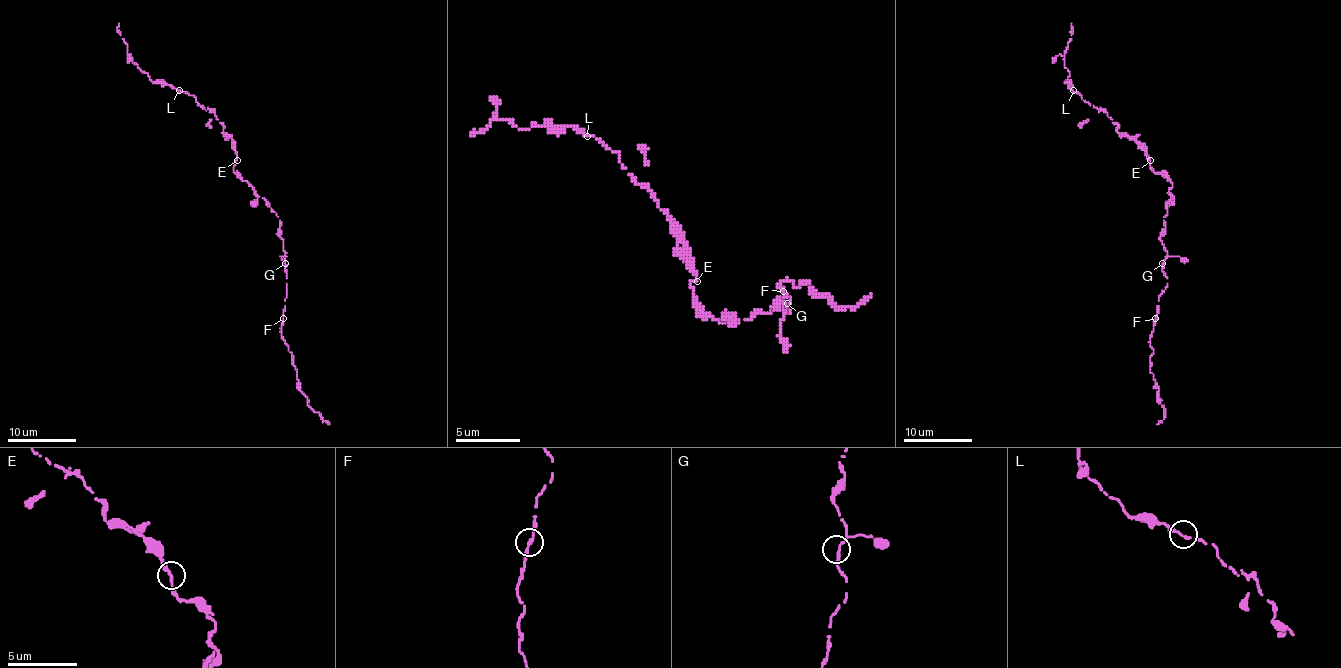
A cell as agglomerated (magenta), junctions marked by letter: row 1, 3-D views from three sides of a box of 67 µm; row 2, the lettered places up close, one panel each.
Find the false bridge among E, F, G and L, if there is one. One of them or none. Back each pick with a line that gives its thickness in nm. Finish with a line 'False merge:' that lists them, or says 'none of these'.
False merge: none of these

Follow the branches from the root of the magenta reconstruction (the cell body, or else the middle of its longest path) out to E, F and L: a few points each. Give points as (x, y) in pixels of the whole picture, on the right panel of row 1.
E: (1169, 189), (1172, 184), (1160, 172), (1153, 170), (1150, 160)
F: (1169, 189), (1165, 232), (1160, 237), (1167, 253), (1162, 270), (1167, 287), (1158, 297), (1155, 318)
L: (1169, 189), (1172, 184), (1153, 170), (1148, 155), (1129, 136), (1121, 134), (1105, 112), (1073, 90)

